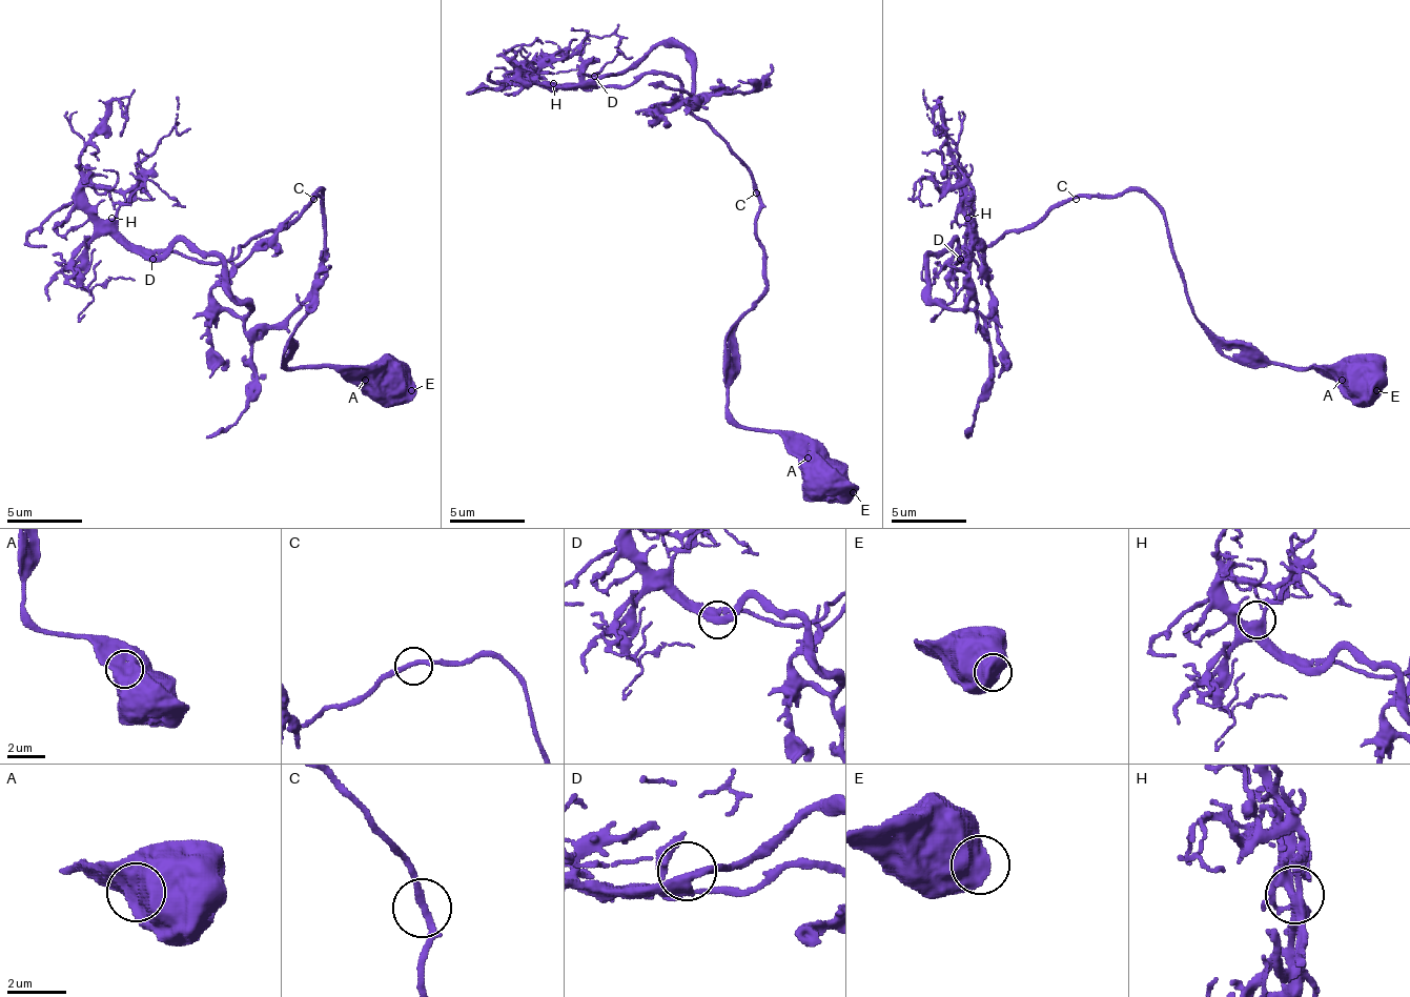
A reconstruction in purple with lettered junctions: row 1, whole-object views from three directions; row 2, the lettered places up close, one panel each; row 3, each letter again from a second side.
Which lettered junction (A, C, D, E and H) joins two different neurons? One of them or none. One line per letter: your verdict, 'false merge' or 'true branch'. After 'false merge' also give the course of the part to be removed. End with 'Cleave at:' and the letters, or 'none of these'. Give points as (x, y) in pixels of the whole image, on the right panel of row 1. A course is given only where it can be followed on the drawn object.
A: true branch
C: true branch
D: true branch
E: true branch
H: true branch
Cleave at: none of these

